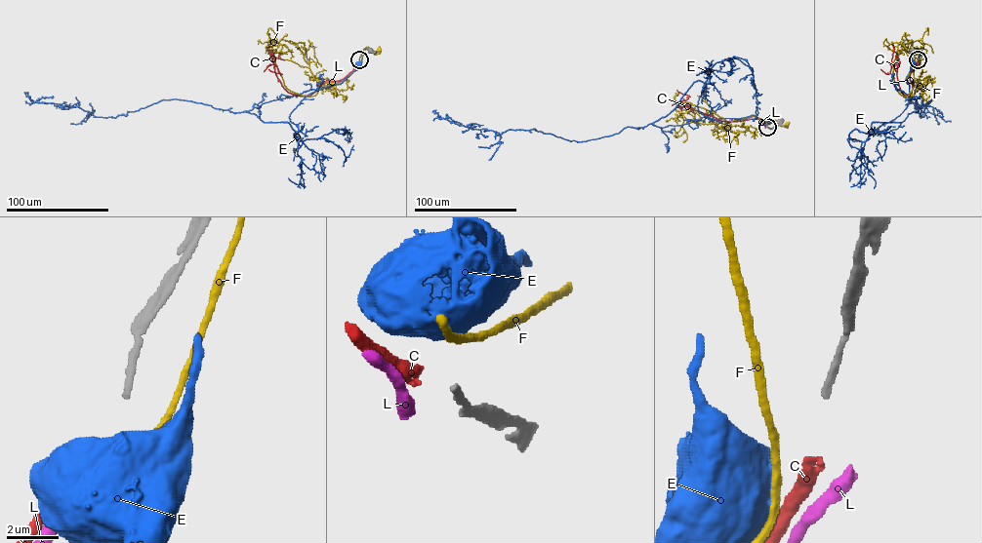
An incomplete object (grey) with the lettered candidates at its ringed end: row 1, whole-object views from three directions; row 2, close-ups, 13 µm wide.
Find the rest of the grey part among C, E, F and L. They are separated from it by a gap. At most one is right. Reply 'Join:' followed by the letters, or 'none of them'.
Join: C

